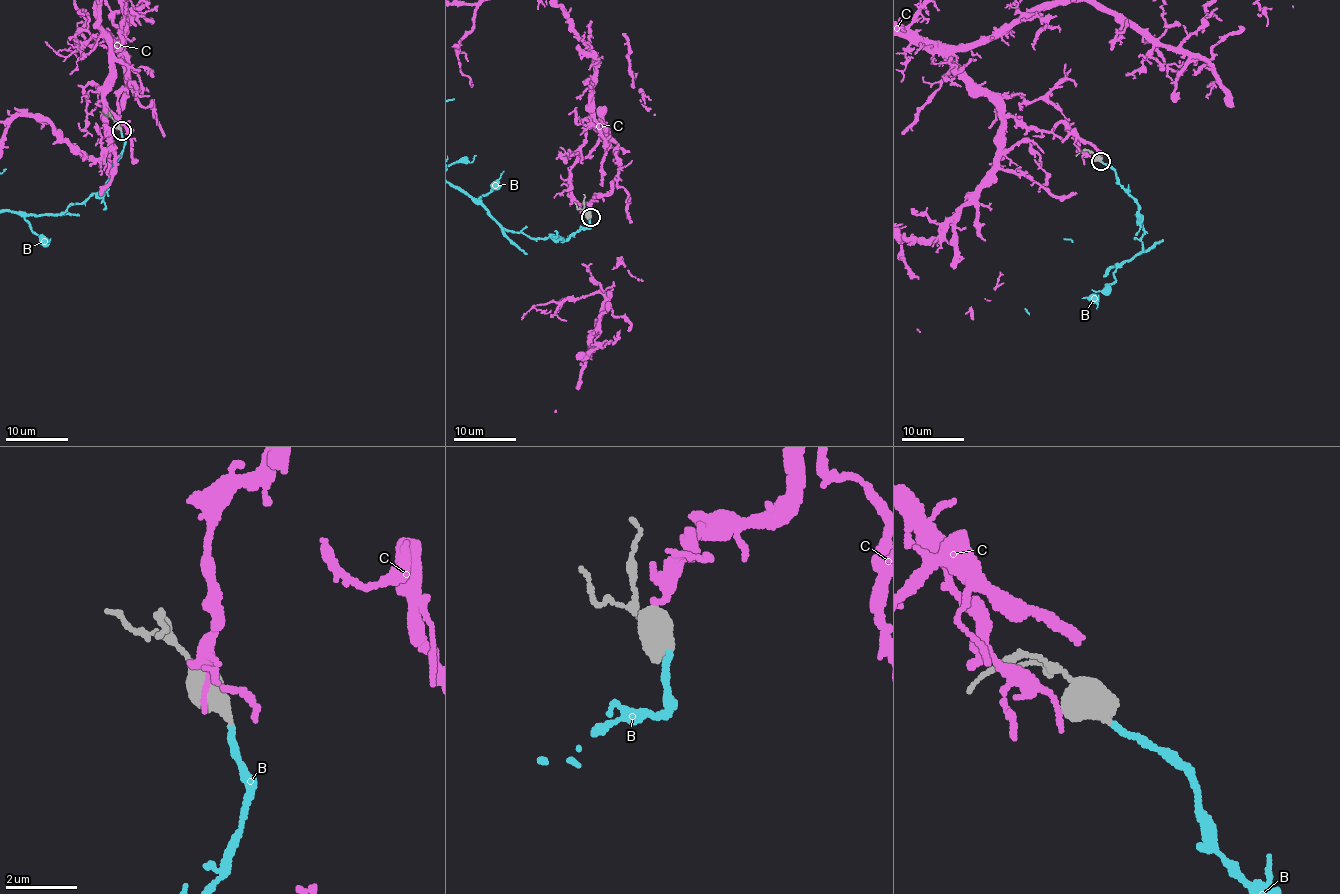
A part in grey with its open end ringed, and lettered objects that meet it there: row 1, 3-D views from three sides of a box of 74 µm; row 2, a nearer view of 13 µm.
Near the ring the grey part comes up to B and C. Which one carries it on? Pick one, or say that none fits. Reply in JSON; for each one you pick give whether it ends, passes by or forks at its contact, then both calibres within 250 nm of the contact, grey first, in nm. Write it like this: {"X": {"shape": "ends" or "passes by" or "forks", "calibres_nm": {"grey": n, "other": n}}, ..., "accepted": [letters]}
{"B": {"shape": "ends", "calibres_nm": {"grey": 480, "other": 160}}, "accepted": ["B"]}

